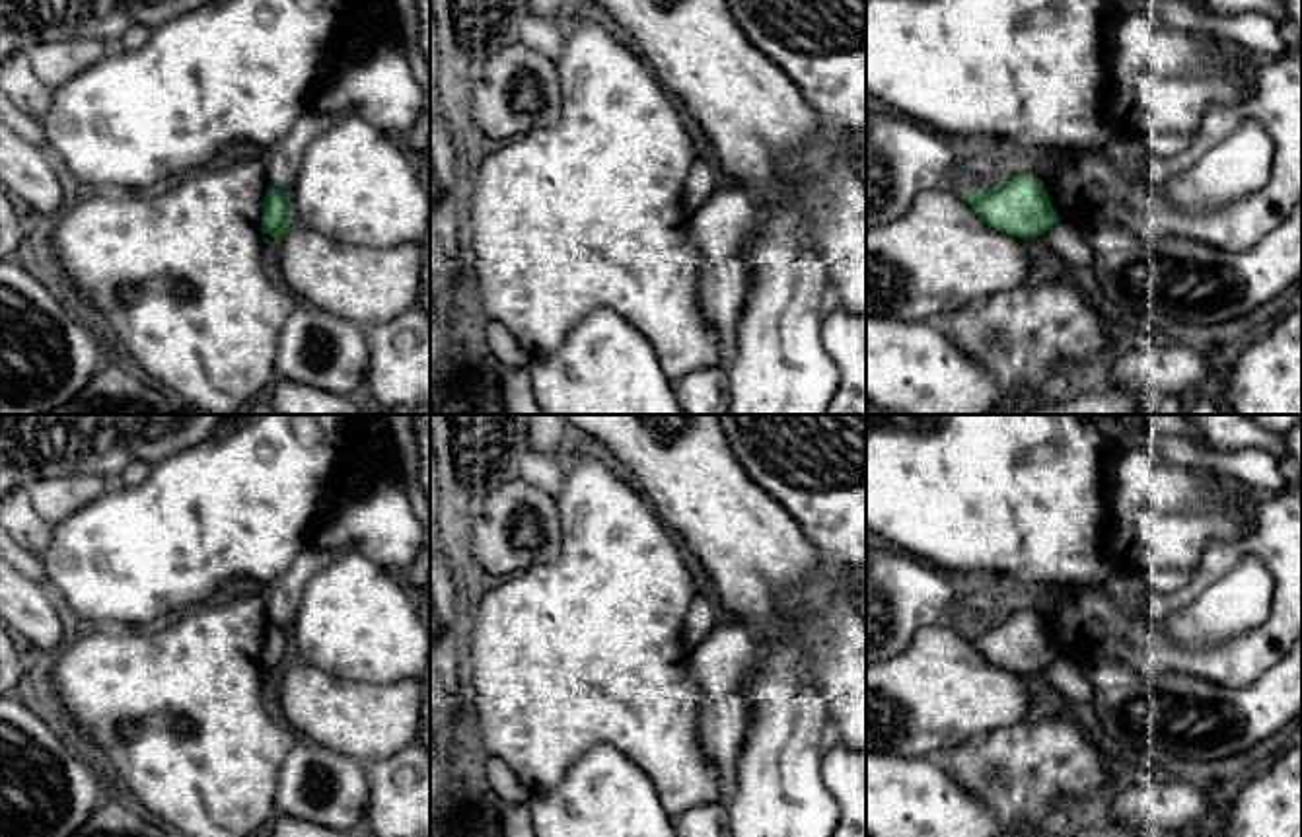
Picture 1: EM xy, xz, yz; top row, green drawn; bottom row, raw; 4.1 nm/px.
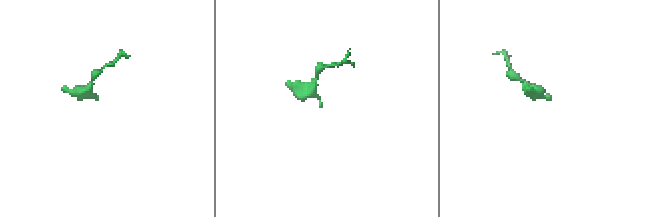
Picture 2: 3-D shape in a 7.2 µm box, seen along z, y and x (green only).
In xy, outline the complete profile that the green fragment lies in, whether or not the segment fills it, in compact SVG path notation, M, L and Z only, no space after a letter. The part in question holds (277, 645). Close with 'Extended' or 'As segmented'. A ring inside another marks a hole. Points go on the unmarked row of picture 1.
M269 621L267 633L263 637L261 668L278 673L290 658L290 629Z. As segmented

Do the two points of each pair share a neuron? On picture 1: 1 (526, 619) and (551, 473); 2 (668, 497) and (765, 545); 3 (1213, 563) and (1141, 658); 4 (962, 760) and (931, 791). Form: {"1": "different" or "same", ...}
{"1": "different", "2": "same", "3": "same", "4": "different"}

